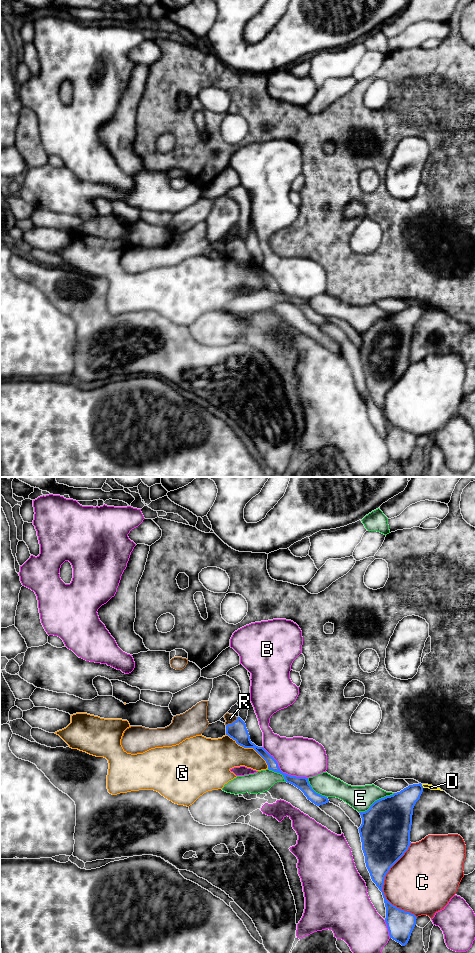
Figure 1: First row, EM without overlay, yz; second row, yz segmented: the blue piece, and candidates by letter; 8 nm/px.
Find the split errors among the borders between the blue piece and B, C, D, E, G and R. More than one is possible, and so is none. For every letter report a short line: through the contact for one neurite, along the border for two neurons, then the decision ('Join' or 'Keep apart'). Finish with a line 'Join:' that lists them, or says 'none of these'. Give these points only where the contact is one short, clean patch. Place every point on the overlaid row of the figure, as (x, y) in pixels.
B: Keep apart
C: Keep apart
D: Line: yz (399, 807), (422, 786), (431, 787). Join
E: Keep apart
G: Line: yz (226, 734), (238, 744), (251, 747), (265, 761), (268, 768). Keep apart
R: Line: yz (237, 730), (233, 722), (230, 718). Join
Join: D, R

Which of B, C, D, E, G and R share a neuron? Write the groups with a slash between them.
B / C / D R / E / G

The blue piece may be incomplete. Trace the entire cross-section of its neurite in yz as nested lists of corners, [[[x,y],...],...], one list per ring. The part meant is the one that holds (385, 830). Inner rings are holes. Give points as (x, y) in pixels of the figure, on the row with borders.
[[[428,784],[409,785],[400,792],[375,801],[367,811],[359,812],[362,824],[358,829],[366,867],[372,881],[382,892],[389,936],[402,946],[408,943],[417,917],[392,905],[385,897],[383,885],[390,868],[411,844],[413,808],[424,788],[441,790]]]

